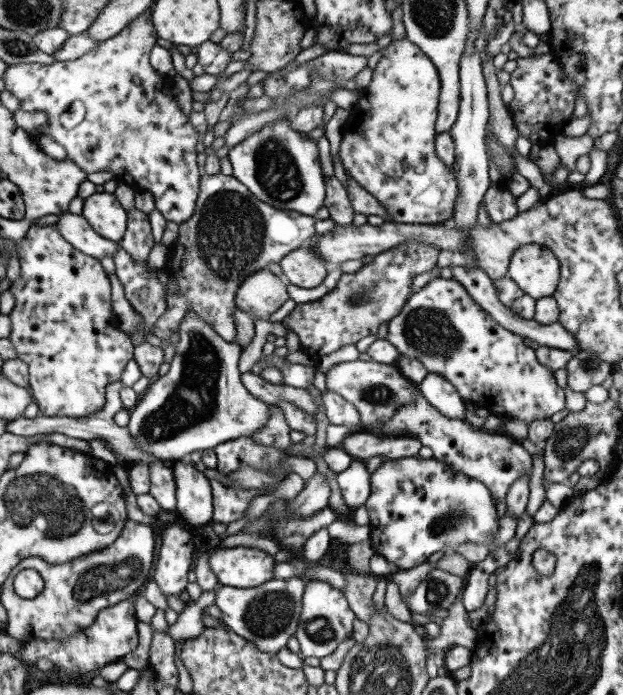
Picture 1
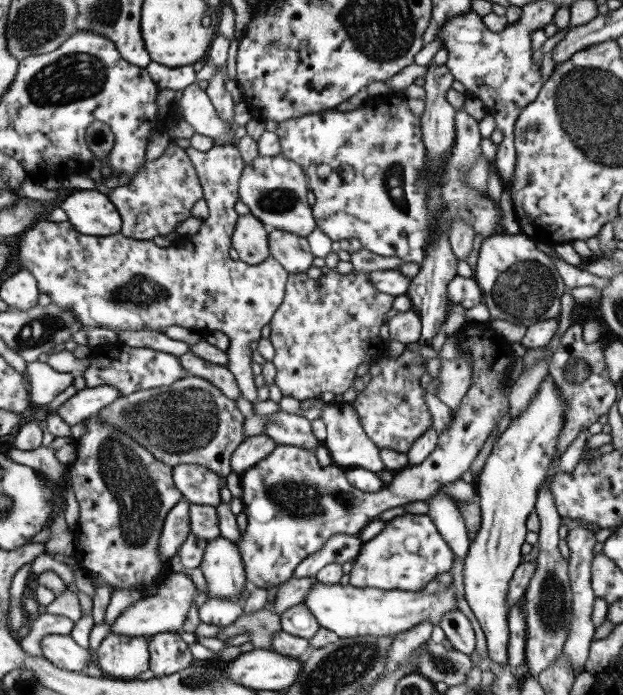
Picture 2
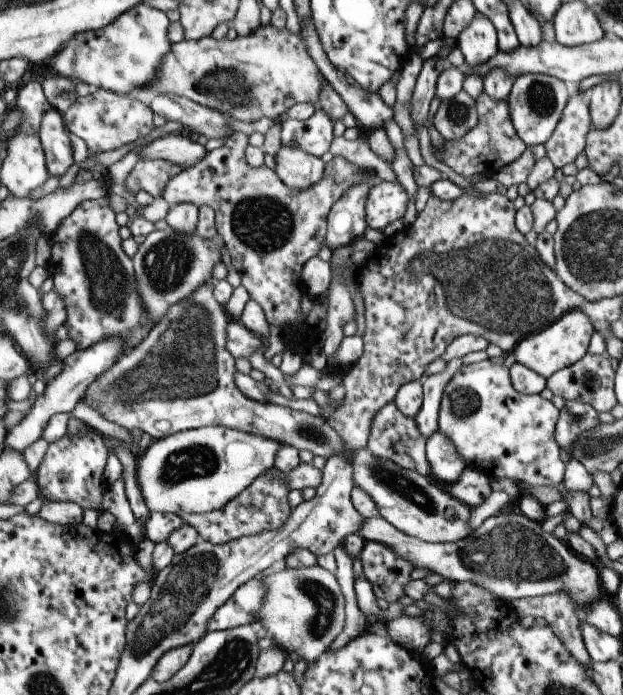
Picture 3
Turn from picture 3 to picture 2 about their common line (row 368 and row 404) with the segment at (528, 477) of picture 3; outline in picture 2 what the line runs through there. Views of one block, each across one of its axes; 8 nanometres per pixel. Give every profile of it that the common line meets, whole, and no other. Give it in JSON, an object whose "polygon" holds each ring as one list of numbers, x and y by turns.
{"polygon":[[465,322,465,327,461,327,462,329,459,328,452,334,453,344,457,349,455,359,471,357,473,382,465,392,465,396,461,398,457,410,452,411,451,422,436,437,435,448,423,462,397,471,388,486,382,487,377,492,356,490,345,479,343,468,334,464,321,467,312,449,291,445,275,445,266,458,240,473,243,492,241,502,246,513,246,528,238,538,236,547,244,565,245,578,252,587,266,588,285,582,292,576,292,570,297,564,312,552,319,550,328,536,339,533,357,536,368,522,380,518,384,510,409,502,429,500,441,485,460,479,461,474,471,466,473,458,477,456,489,433,495,429,499,419,507,411,508,396,503,392,503,383,507,371,517,372,517,359,512,354,509,343,492,328,475,322]]}

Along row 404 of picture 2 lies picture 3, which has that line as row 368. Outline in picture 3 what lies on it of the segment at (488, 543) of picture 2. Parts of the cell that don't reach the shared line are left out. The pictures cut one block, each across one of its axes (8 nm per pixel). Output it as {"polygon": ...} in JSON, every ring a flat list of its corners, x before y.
{"polygon":[[576,309,569,310,544,330,531,334,527,338,523,338,523,341,518,342,512,350,513,358,518,364,547,379,551,374,580,360,587,353,593,333,594,329,589,323,587,313]]}

